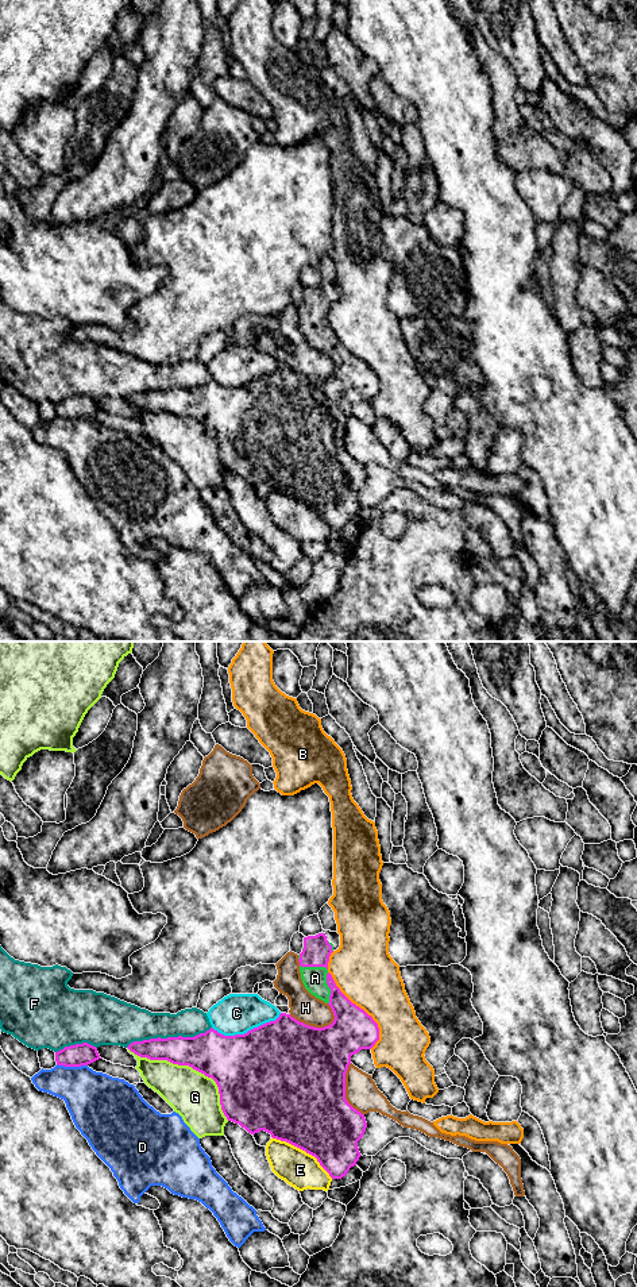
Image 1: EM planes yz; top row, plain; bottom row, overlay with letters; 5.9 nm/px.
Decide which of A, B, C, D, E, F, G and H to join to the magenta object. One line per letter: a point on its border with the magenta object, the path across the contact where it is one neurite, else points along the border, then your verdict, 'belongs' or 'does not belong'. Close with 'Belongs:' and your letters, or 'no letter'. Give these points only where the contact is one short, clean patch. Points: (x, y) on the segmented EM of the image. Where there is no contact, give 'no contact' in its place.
A: contact yz (329, 987); belongs
B: contact yz (362, 1009); does not belong
C: contact yz (247, 1032); does not belong
D: contact yz (72, 1066); does not belong
E: contact yz (304, 1149); does not belong
F: contact yz (168, 1037); does not belong
G: contact yz (190, 1066); does not belong
H: contact yz (312, 1027); does not belong
Belongs: A

